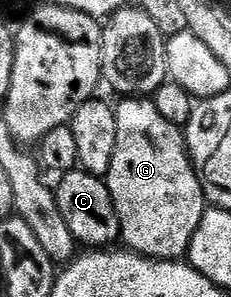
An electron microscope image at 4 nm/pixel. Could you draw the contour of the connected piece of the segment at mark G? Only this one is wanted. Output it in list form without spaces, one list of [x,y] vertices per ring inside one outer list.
[[[152,100],[118,102],[113,110],[115,145],[107,184],[119,219],[120,240],[125,241],[126,250],[154,261],[184,258],[207,202],[185,150],[182,130],[163,119]]]

